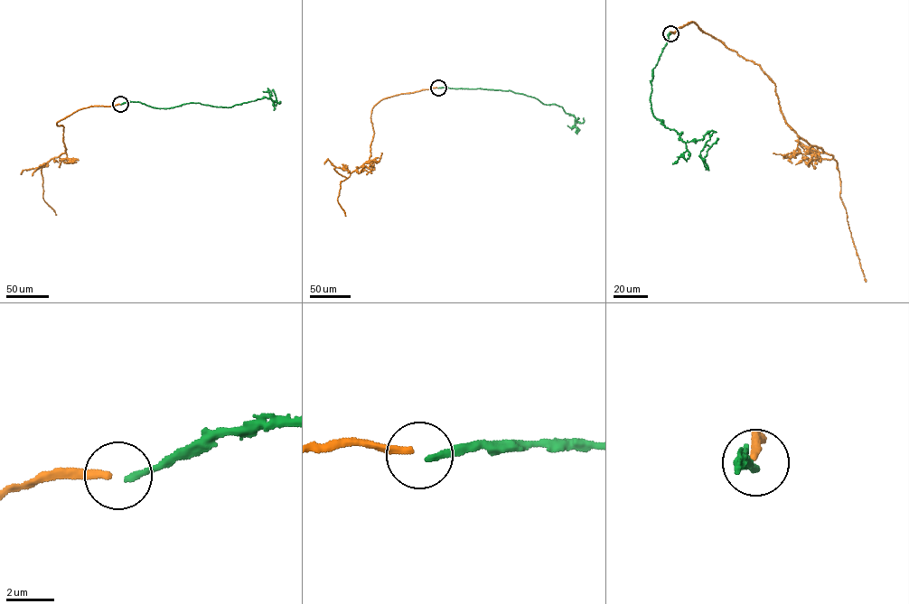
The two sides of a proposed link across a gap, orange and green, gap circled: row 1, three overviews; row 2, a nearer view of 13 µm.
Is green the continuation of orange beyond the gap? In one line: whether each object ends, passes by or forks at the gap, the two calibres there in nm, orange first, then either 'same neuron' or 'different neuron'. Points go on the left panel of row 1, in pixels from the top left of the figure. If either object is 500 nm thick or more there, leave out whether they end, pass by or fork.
orange ends there; green ends there; 280 nm thick on the orange side, 280 nm on the other; different neuron

